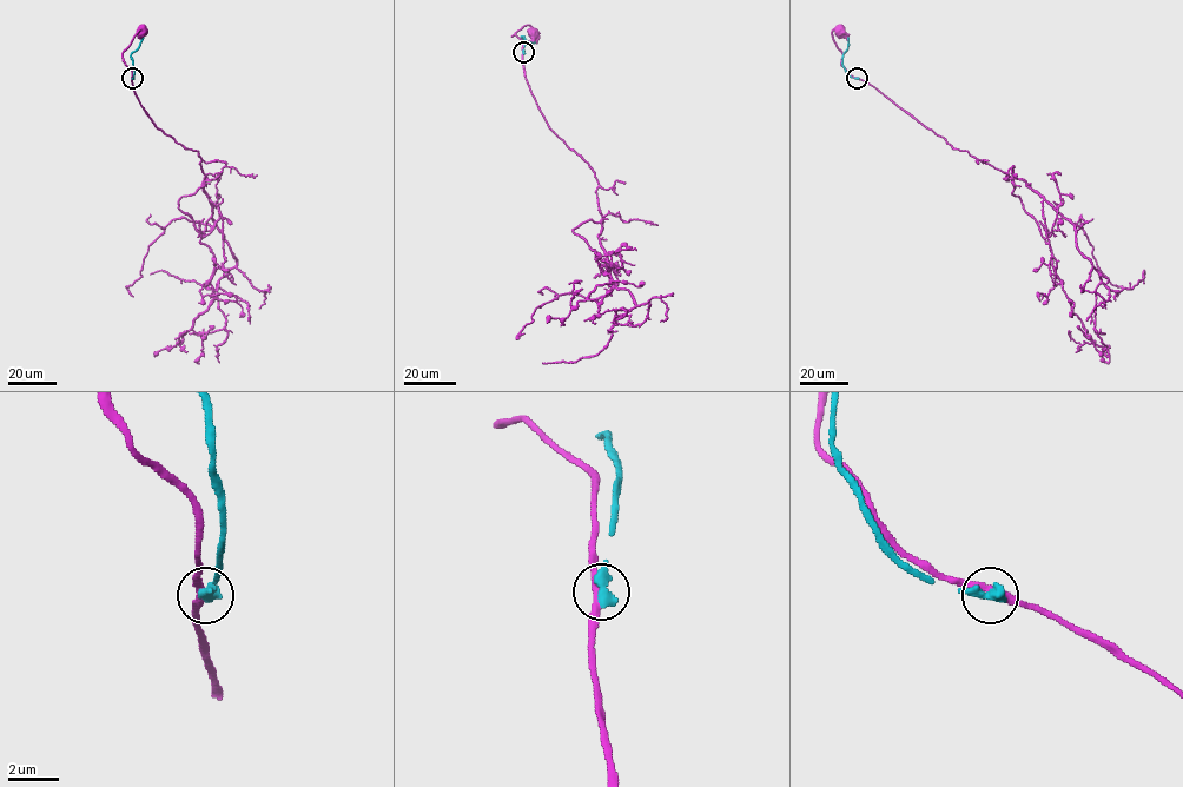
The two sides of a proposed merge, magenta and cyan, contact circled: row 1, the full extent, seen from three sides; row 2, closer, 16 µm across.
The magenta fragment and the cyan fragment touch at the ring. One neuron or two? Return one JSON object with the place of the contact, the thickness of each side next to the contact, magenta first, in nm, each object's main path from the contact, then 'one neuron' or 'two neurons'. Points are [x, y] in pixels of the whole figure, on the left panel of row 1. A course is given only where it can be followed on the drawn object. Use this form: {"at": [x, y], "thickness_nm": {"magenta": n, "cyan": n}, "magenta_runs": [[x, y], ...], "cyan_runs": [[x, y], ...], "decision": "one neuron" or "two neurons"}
{"at": [132, 78], "thickness_nm": {"magenta": 280, "cyan": 550}, "magenta_runs": [[132, 79], [123, 52], [141, 30]], "cyan_runs": [[132, 79], [131, 54], [143, 37]], "decision": "two neurons"}

